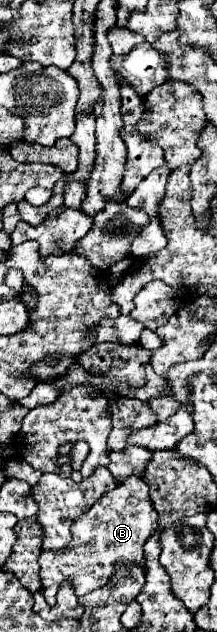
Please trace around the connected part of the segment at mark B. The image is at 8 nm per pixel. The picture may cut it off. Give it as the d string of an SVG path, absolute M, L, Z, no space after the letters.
M131 475L115 489L107 491L87 513L75 519L73 523L73 541L63 551L49 551L39 555L41 565L41 583L45 587L45 599L49 605L55 603L55 593L59 591L65 579L71 579L77 595L87 595L93 589L103 587L107 579L115 573L115 561L121 563L143 563L143 543L155 531L157 511L149 497L147 483Z

